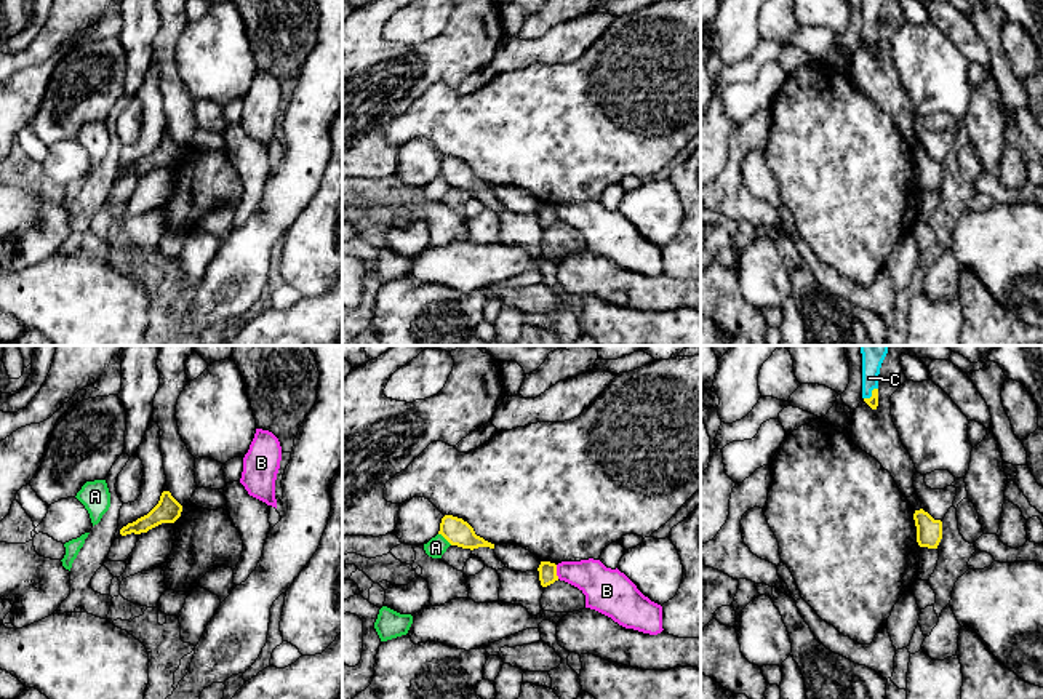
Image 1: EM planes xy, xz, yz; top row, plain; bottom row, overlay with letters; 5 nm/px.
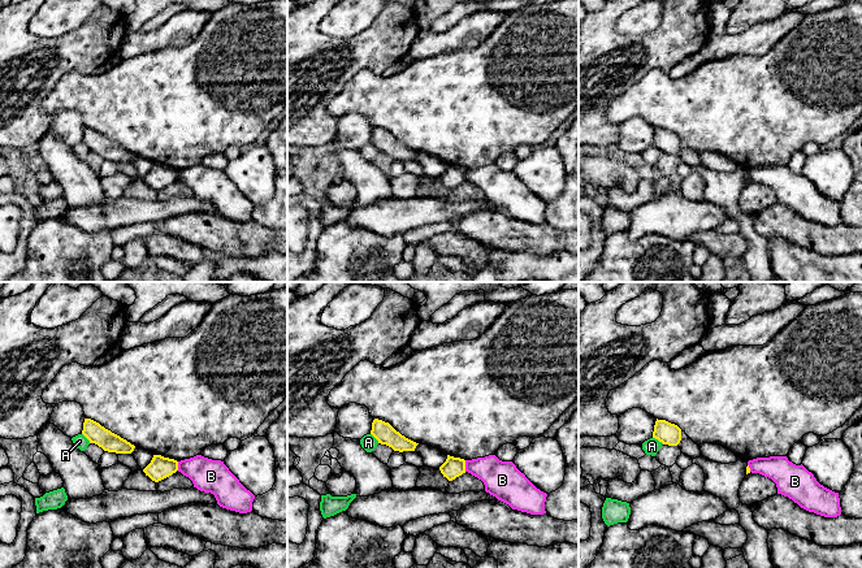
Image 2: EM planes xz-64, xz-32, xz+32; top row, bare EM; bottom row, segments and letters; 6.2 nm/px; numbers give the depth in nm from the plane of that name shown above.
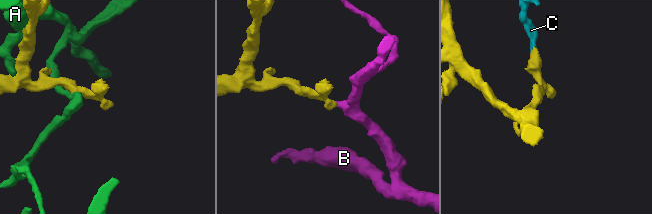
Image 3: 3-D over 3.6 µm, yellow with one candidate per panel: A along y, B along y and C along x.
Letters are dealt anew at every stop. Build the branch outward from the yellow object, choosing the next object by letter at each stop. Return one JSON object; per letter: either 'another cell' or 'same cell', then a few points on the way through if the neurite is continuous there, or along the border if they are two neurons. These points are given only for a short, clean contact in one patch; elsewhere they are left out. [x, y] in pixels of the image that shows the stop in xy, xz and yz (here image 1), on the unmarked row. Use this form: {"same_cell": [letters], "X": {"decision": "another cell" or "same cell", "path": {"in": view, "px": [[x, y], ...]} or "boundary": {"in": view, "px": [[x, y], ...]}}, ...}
{"same_cell": ["C"], "A": {"decision": "another cell"}, "B": {"decision": "another cell", "boundary": {"in": "xz", "px": [[555, 207], [559, 219]]}}, "C": {"decision": "same cell", "path": {"in": "yz", "px": [[872, 43], [872, 35], [871, 8]]}}}

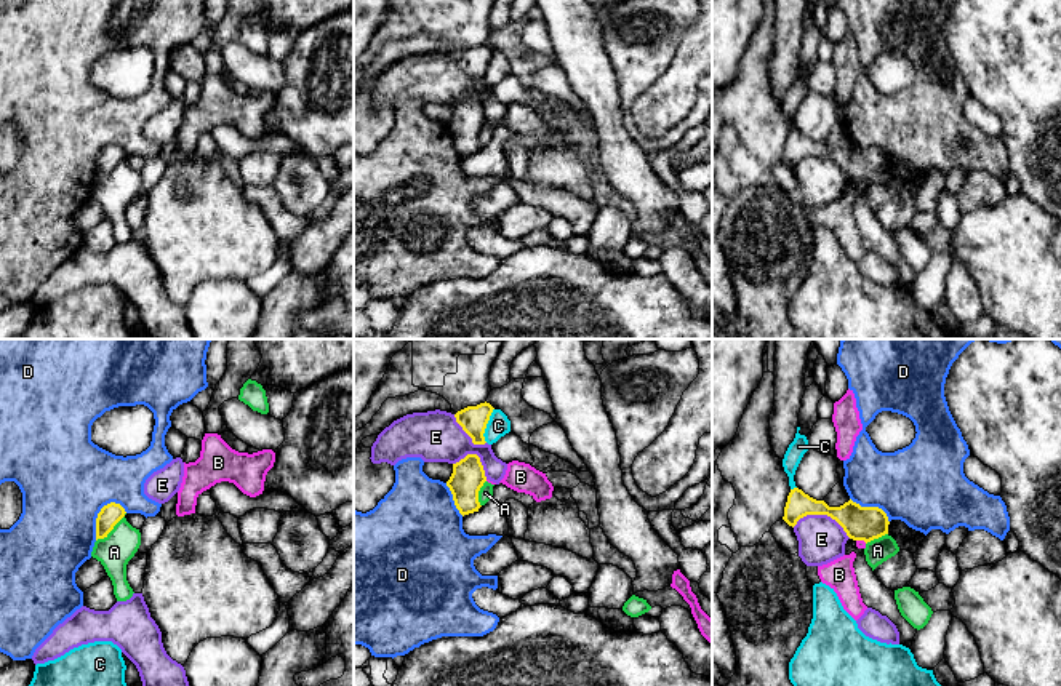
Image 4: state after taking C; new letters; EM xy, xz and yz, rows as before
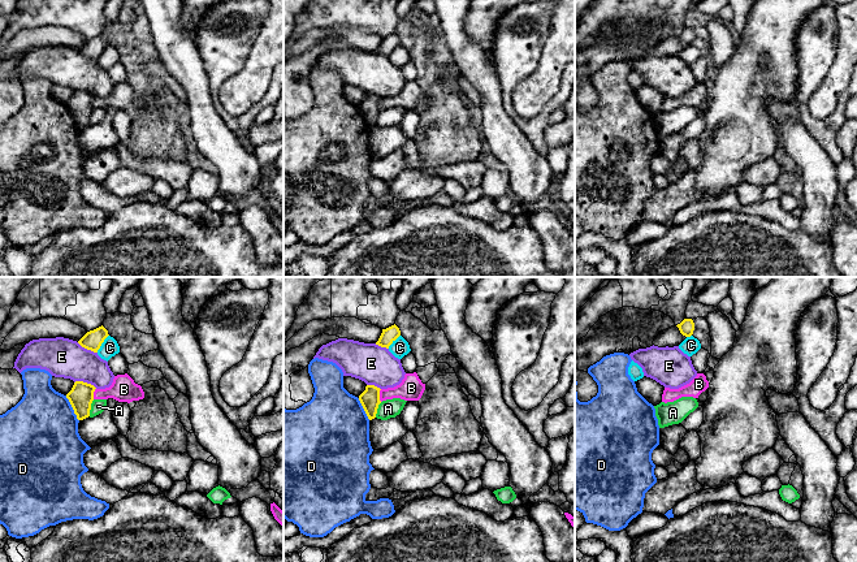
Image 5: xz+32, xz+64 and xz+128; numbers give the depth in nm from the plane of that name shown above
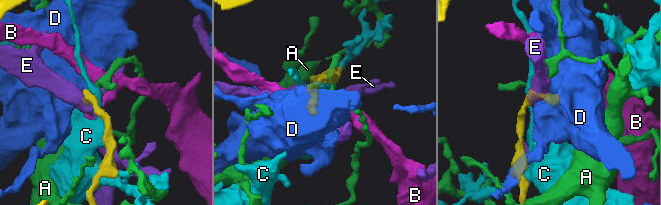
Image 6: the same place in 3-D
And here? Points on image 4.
{"same_cell": [], "A": {"decision": "another cell"}, "B": {"decision": "another cell"}, "C": {"decision": "another cell"}, "D": {"decision": "another cell", "boundary": {"in": "xy", "px": [[119, 144], [109, 144], [98, 155], [95, 181]]}}, "E": {"decision": "another cell"}}

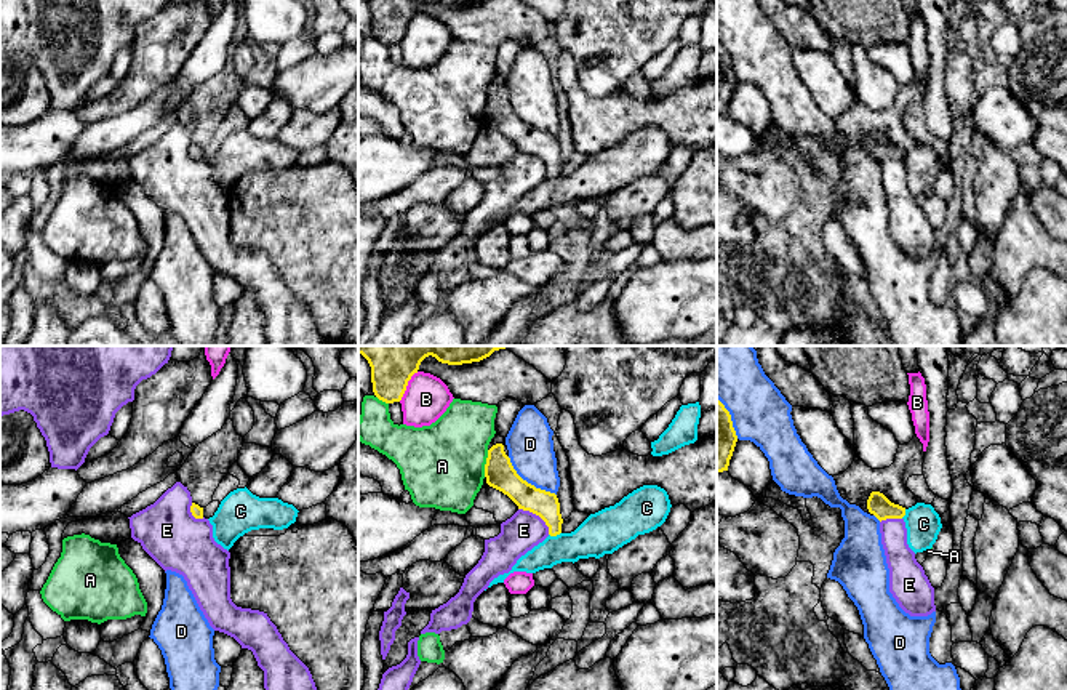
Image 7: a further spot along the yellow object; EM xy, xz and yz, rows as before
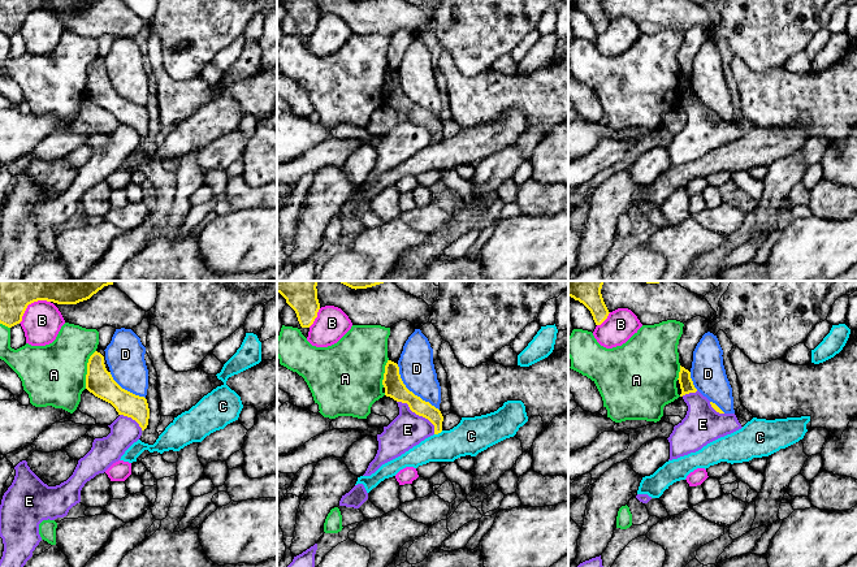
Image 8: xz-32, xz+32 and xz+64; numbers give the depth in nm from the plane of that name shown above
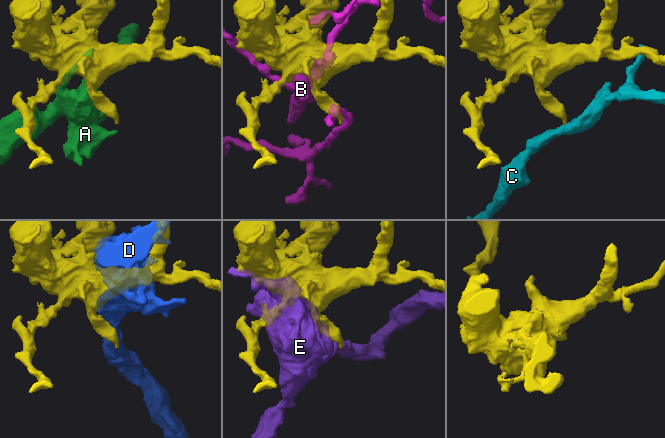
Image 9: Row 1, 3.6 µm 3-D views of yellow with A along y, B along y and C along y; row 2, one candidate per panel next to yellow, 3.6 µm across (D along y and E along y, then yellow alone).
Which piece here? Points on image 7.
{"same_cell": [], "A": {"decision": "another cell"}, "B": {"decision": "another cell"}, "C": {"decision": "another cell", "boundary": {"in": "xz", "px": [[560, 173], [549, 176]]}}, "D": {"decision": "another cell"}, "E": {"decision": "another cell"}}

